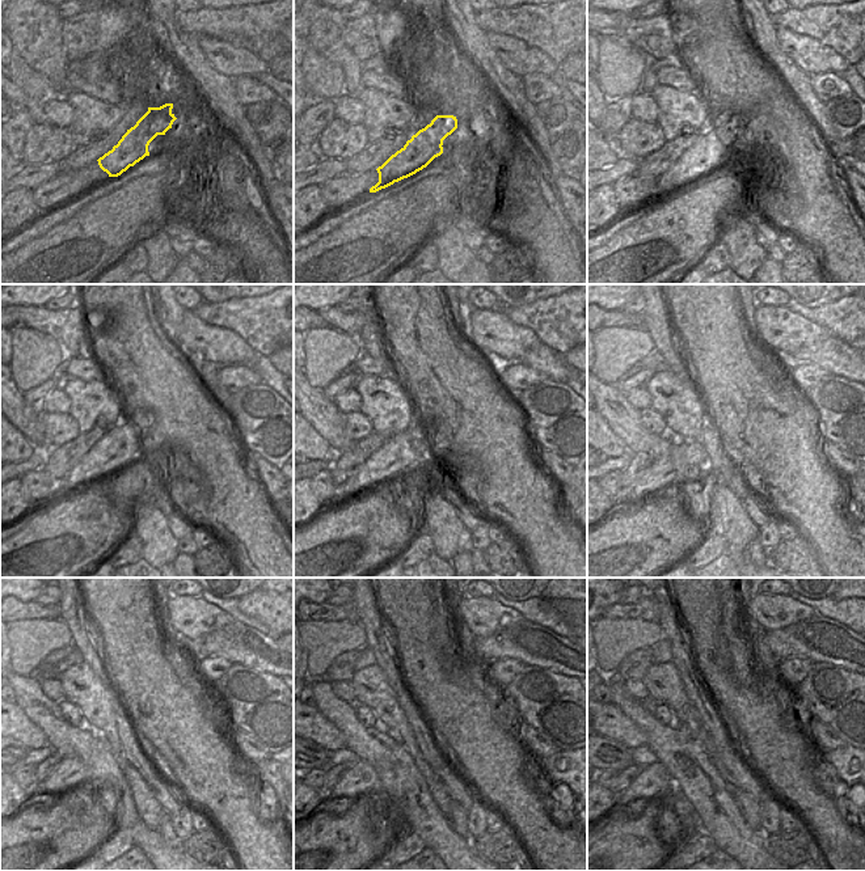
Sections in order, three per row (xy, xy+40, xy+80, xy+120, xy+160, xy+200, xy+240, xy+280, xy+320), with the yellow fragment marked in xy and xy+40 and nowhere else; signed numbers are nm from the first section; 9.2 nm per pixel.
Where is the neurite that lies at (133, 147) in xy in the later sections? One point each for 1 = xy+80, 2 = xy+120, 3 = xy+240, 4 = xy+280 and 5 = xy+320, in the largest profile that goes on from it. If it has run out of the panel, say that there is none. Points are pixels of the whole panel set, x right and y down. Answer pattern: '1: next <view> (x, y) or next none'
1: next xy+80 (709, 153)
2: next xy+120 (114, 451)
3: next xy+240 (71, 774)
4: next xy+280 (361, 779)
5: next xy+320 (654, 778)

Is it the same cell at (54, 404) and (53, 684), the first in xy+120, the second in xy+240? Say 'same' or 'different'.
same

